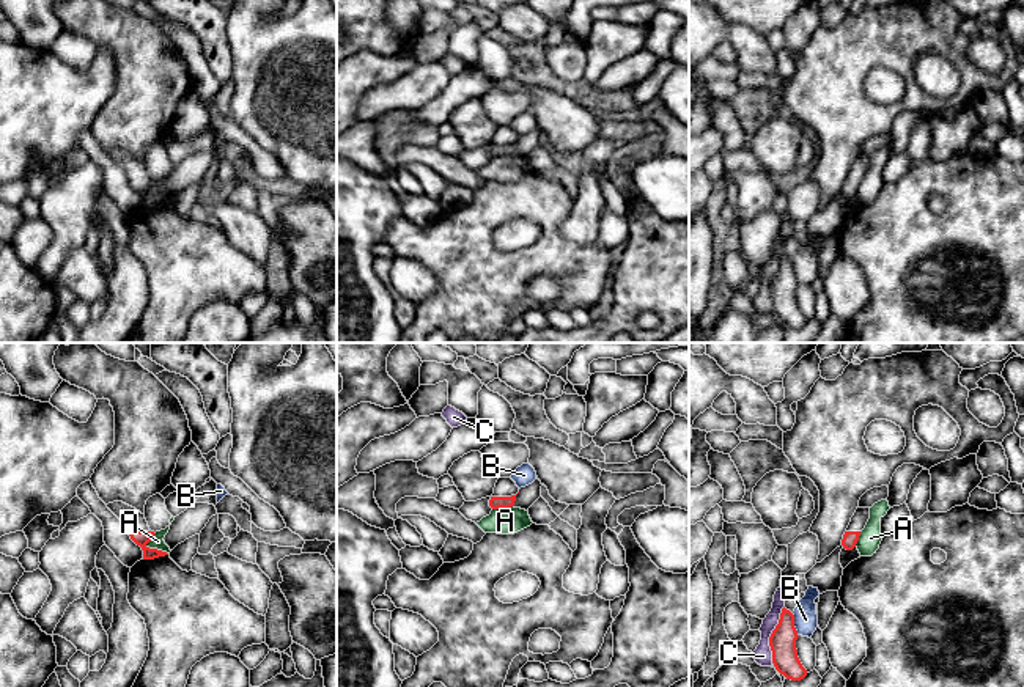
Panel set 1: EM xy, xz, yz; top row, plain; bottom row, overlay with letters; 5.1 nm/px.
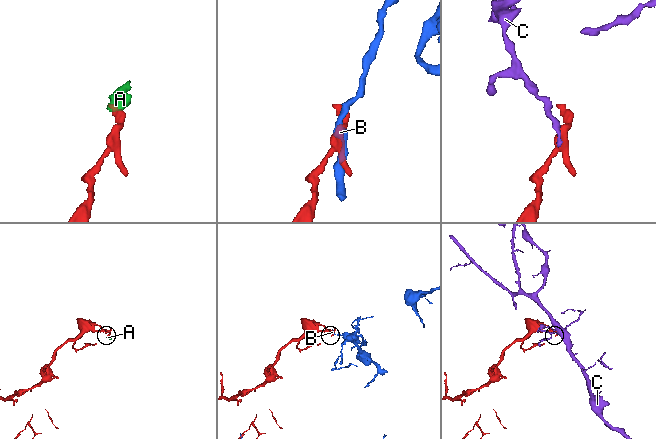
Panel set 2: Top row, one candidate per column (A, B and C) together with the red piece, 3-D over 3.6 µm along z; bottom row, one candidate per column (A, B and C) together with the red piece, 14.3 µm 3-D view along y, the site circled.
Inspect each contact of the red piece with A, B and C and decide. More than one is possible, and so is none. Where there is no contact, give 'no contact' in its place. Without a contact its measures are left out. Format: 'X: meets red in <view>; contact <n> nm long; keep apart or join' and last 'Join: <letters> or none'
A: meets red in xy; contact 130 nm long; keep apart
B: meets red in yz; contact 120 nm long; keep apart
C: meets red in yz; contact 300 nm long; keep apart
Join: none

